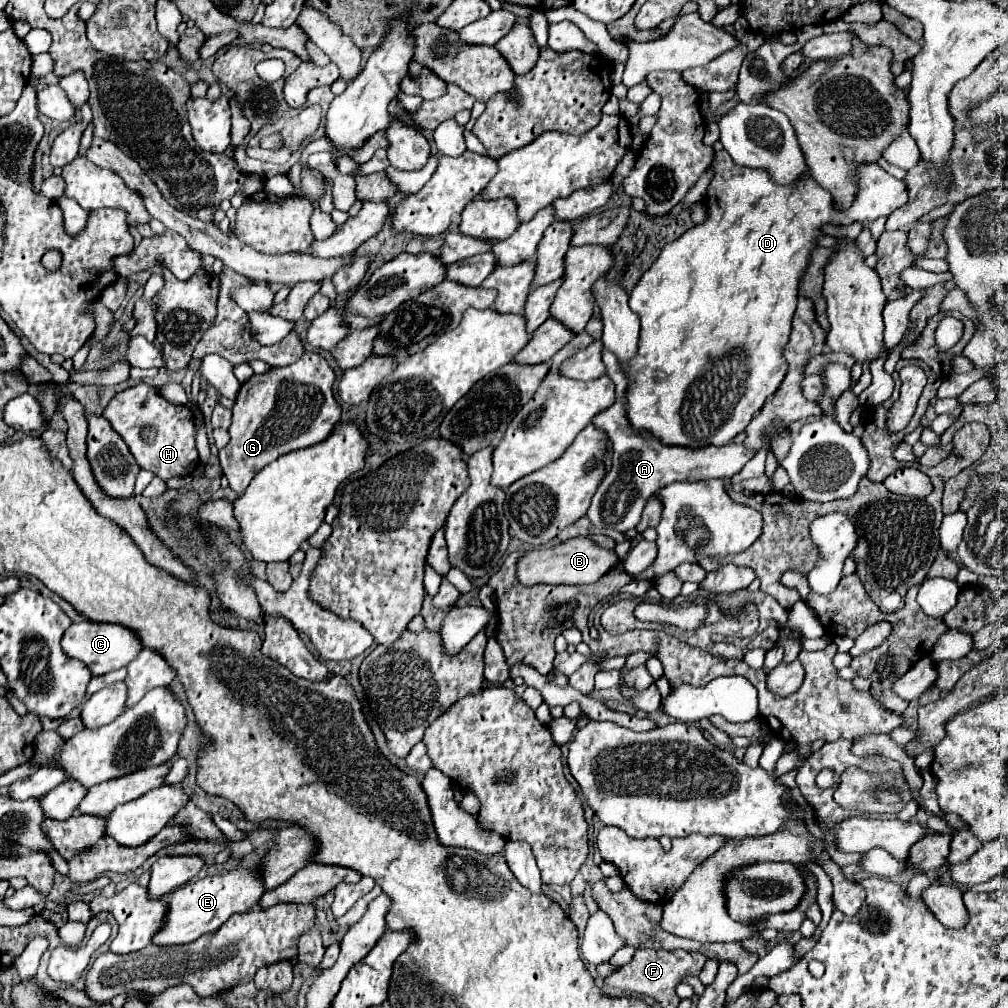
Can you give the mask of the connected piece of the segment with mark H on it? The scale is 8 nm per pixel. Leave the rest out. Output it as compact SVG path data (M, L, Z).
M138 382L118 392L102 414L112 428L124 438L140 468L154 472L162 480L172 476L188 476L198 466L194 412L188 406L176 406L164 400L152 386Z

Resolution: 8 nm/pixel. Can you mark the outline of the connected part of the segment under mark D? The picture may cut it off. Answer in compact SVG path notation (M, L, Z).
M720 150L714 154L710 170L712 170L712 180L708 184L706 198L704 198L706 220L702 224L688 228L680 238L666 244L662 248L660 256L648 268L648 272L644 272L640 276L638 284L634 286L634 290L630 294L632 312L636 312L640 316L640 346L638 346L636 358L630 360L630 364L626 364L626 368L624 368L624 372L630 380L630 388L628 388L628 420L630 420L630 424L634 428L650 430L664 444L678 444L678 446L690 446L690 448L700 448L706 444L716 444L716 446L728 444L736 434L740 434L750 424L750 420L754 418L754 414L758 414L758 410L762 408L766 398L770 398L778 390L778 384L782 384L782 380L786 376L786 360L782 358L782 352L786 348L786 340L790 340L790 324L792 324L794 308L798 302L800 278L802 278L806 266L810 264L812 250L818 246L816 240L820 236L824 236L822 226L826 226L826 224L842 226L842 224L852 224L852 222L868 224L880 216L890 216L894 210L898 210L908 200L906 184L902 184L902 180L884 172L878 164L860 164L856 168L856 172L854 172L856 196L854 196L854 204L850 208L838 208L834 204L832 194L828 190L824 190L816 180L812 180L810 172L804 172L794 184L788 184L788 186L774 184L774 180L770 180L770 174L766 174L766 170L756 170L756 168L750 170L746 166L738 166L730 160L730 156L726 156L726 150Z

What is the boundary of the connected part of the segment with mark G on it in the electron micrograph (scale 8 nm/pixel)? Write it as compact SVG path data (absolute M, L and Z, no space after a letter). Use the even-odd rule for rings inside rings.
M306 352L298 362L284 368L270 368L266 374L254 374L248 382L242 384L236 402L234 416L230 426L230 442L220 450L220 470L228 478L230 488L236 494L242 494L248 488L250 480L270 462L298 448L306 448L310 444L318 444L330 436L334 426L340 421L341 409L334 398L332 386L336 382L336 372L328 364L328 360L316 352Z

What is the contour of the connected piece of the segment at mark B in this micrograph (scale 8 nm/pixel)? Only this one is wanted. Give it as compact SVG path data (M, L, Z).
M570 538L552 548L524 550L516 564L516 576L518 576L518 582L524 586L534 586L540 582L544 584L592 584L602 574L606 574L616 562L618 562L618 556L614 552L596 546L592 540Z

